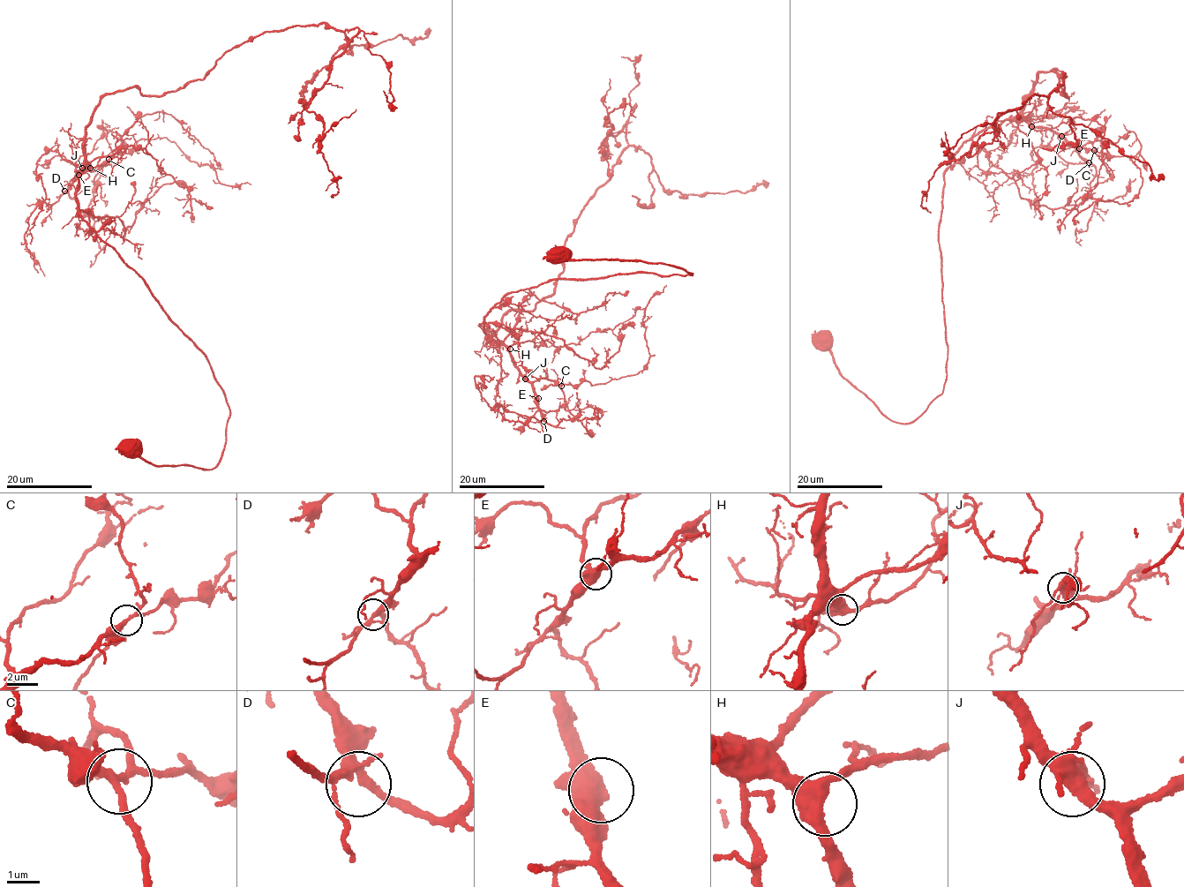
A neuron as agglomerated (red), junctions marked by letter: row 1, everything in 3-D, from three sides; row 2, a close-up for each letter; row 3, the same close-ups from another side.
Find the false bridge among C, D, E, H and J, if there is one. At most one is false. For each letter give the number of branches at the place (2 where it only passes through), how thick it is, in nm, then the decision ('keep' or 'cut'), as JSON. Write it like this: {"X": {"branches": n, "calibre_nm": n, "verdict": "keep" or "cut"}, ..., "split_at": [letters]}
{"C": {"branches": 5, "calibre_nm": 220, "verdict": "keep"}, "D": {"branches": 4, "calibre_nm": 240, "verdict": "keep"}, "E": {"branches": 4, "calibre_nm": 460, "verdict": "keep"}, "H": {"branches": 3, "calibre_nm": 480, "verdict": "keep"}, "J": {"branches": 6, "calibre_nm": 480, "verdict": "keep"}, "split_at": []}

